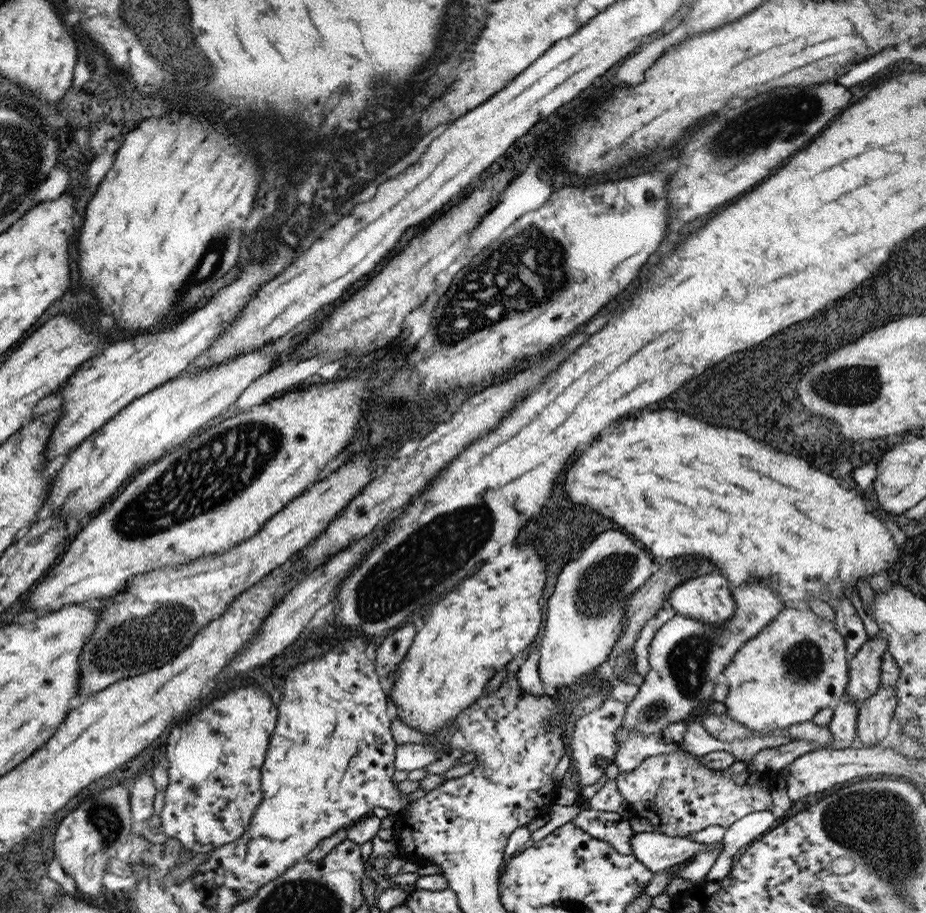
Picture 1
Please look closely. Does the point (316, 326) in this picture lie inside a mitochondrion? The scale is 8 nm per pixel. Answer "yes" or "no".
no

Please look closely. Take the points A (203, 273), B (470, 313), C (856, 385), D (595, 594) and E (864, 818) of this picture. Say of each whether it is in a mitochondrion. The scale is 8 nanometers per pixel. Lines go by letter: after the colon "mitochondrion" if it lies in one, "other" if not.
A: mitochondrion
B: mitochondrion
C: mitochondrion
D: mitochondrion
E: mitochondrion

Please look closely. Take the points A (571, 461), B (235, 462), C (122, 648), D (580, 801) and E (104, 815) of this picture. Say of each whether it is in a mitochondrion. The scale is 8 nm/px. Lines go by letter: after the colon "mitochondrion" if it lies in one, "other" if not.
A: other
B: mitochondrion
C: mitochondrion
D: other
E: mitochondrion

